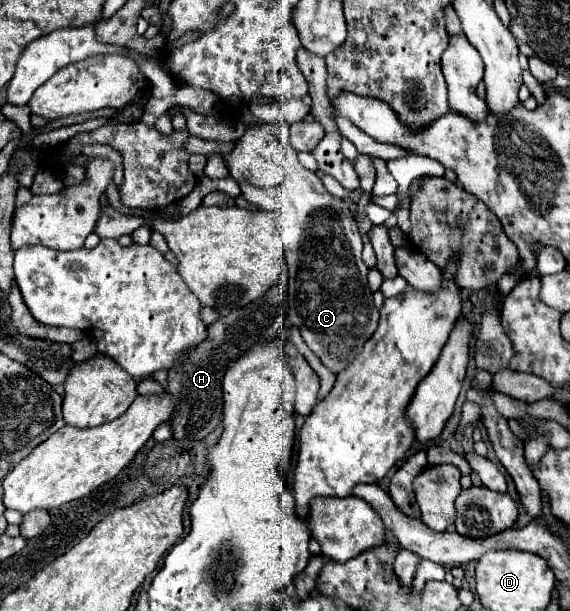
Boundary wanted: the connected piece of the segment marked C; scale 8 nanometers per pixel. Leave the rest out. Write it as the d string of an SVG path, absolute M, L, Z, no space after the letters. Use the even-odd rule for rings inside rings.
M276 123L250 126L244 137L236 143L234 151L224 155L224 159L230 175L238 181L246 201L256 203L262 211L272 211L278 215L278 231L282 235L284 255L290 271L288 319L300 329L306 345L322 361L322 365L338 375L348 367L348 363L360 353L362 345L376 331L378 309L372 303L372 291L368 289L366 281L368 267L362 263L362 239L346 201L330 195L328 191L316 189L316 185L322 185L322 181L316 173L304 169L298 163L288 137L290 129L276 127Z

